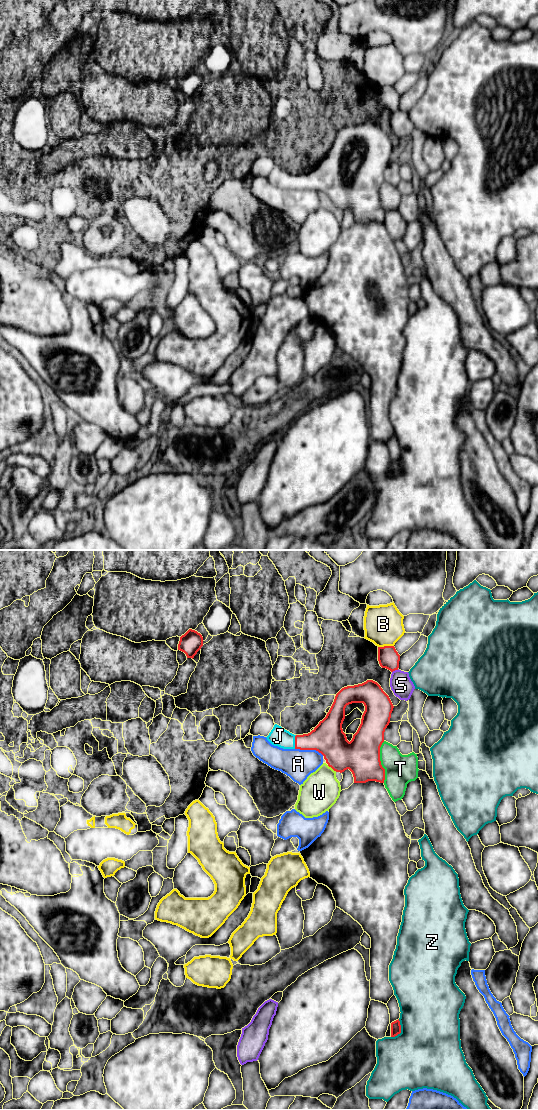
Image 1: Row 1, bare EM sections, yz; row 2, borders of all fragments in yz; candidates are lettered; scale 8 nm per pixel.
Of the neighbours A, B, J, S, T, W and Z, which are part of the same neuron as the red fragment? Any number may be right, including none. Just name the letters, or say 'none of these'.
J

